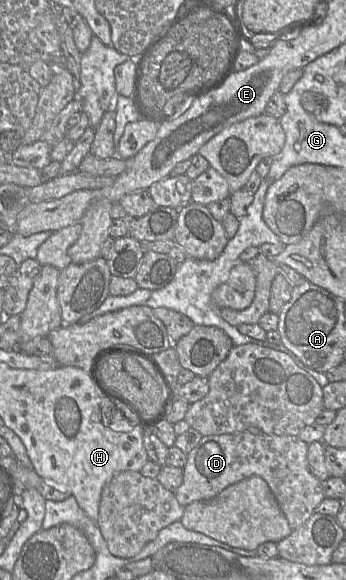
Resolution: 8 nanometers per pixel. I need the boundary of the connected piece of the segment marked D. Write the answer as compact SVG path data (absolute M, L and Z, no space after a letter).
M241 432L204 436L188 453L183 469L183 482L175 491L182 506L210 499L226 487L252 476L265 480L292 530L303 525L326 496L322 482L309 469L308 446L298 436L253 434Z

